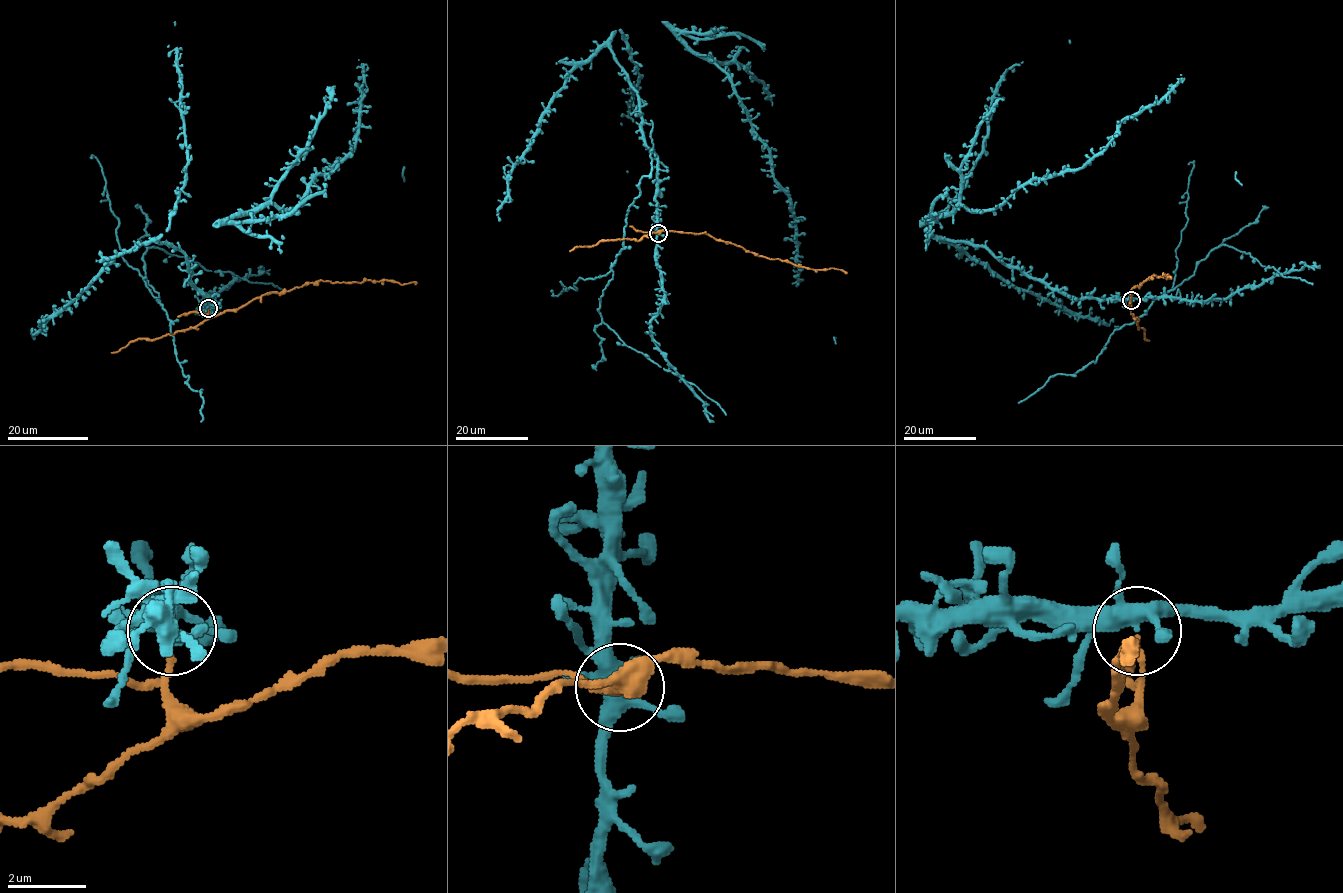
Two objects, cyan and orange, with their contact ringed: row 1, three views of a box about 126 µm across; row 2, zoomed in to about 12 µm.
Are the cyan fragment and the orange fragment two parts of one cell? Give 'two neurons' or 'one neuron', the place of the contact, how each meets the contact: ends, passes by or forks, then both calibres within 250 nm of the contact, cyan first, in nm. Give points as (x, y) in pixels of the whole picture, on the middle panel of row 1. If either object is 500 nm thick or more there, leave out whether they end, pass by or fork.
two neurons | (658, 233) | cyan forks | orange ends | 400/140 nm

